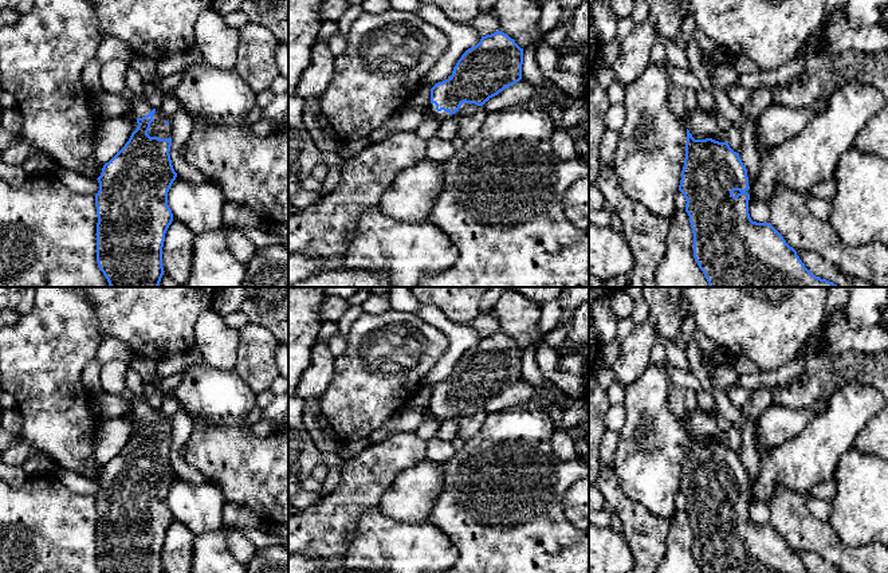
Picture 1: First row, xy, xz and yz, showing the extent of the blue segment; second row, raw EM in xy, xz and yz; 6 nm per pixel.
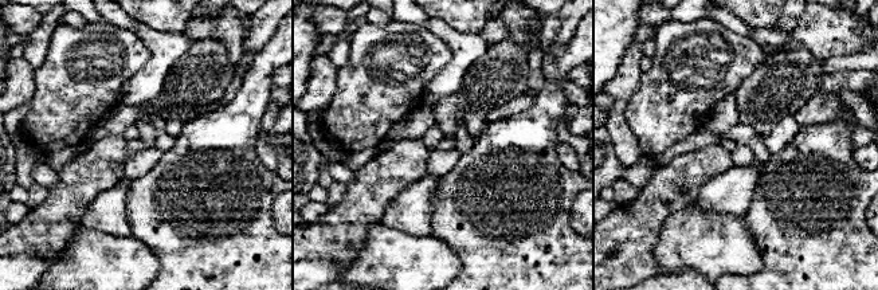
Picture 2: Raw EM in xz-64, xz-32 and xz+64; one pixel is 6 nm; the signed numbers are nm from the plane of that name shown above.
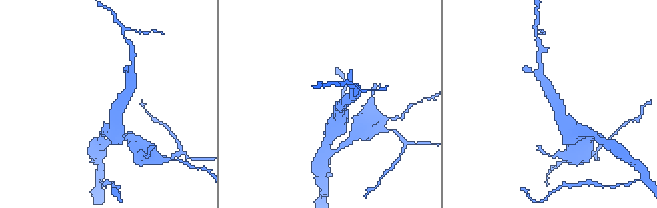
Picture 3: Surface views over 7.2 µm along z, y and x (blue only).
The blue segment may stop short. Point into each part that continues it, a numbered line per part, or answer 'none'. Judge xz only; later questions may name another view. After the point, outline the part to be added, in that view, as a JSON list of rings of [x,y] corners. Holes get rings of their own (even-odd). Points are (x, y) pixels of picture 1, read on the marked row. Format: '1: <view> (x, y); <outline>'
1: xz (441, 116); [[[431,103],[428,109],[429,109],[429,111],[431,111],[439,121],[445,121],[445,119],[451,119],[451,118],[457,118],[457,117],[460,117],[459,111],[456,111],[456,113],[452,114],[452,115],[451,115],[448,111],[444,111],[444,110],[437,111],[435,103]]]

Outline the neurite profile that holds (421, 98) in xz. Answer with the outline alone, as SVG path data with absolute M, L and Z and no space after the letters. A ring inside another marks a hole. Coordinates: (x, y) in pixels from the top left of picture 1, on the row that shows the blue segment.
M424 83L414 91L413 97L408 101L406 109L427 109L431 105L431 89Z

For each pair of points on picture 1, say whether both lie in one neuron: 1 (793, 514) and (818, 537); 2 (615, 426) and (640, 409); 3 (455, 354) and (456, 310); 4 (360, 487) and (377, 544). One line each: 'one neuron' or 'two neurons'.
1: one neuron
2: two neurons
3: two neurons
4: two neurons

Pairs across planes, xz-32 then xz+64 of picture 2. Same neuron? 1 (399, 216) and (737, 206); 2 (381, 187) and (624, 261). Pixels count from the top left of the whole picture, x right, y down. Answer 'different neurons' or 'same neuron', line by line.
1: same neuron
2: same neuron

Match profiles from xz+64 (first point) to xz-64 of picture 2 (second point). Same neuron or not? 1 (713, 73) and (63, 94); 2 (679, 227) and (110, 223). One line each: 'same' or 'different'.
1: same
2: different

